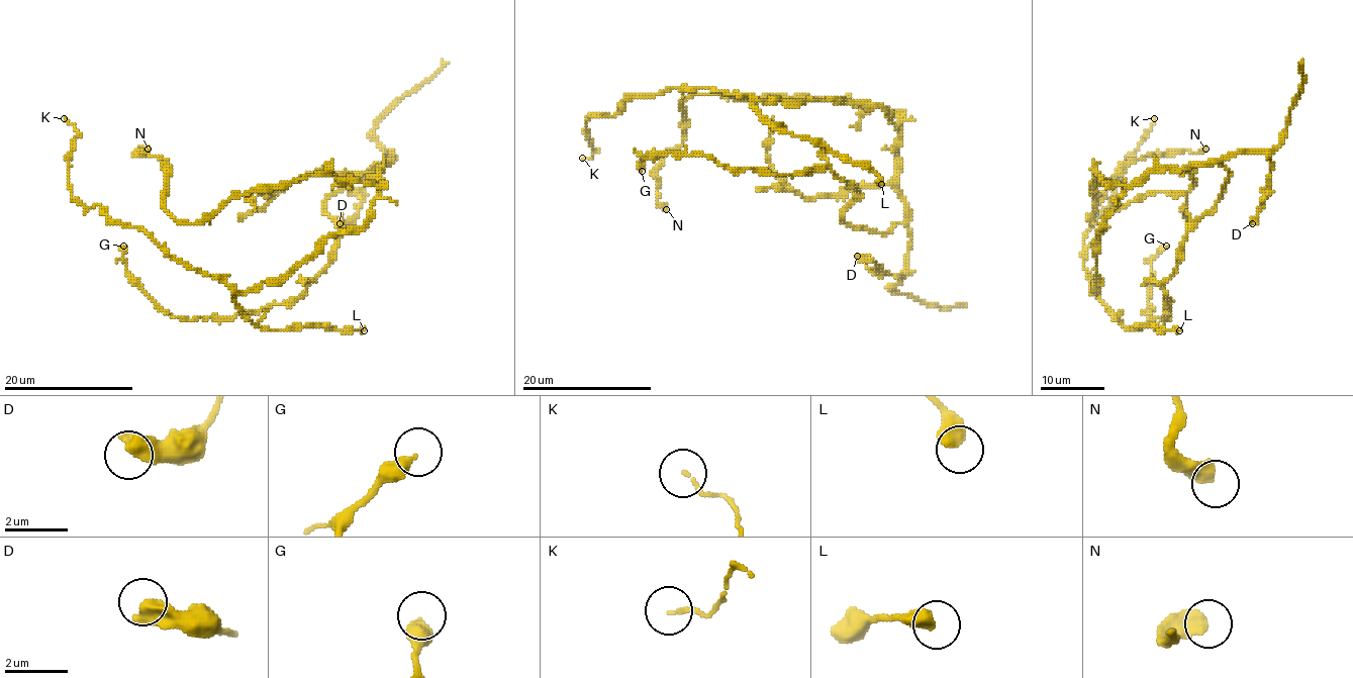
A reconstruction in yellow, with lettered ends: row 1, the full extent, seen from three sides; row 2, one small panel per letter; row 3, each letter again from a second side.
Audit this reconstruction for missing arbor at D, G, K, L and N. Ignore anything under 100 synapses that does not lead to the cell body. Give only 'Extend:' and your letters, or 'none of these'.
Extend: none of these

